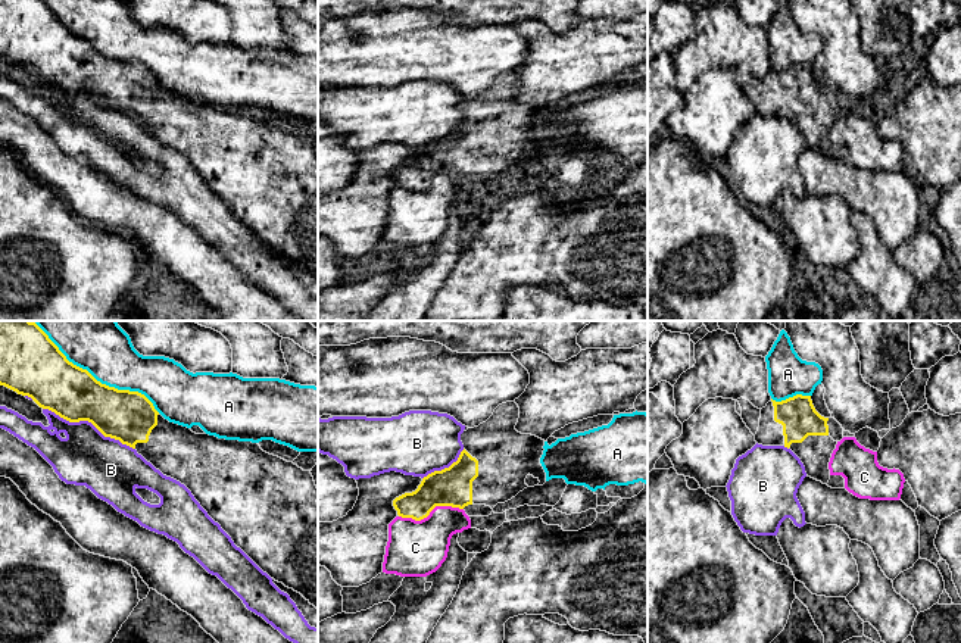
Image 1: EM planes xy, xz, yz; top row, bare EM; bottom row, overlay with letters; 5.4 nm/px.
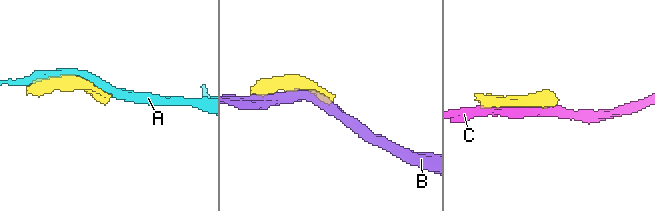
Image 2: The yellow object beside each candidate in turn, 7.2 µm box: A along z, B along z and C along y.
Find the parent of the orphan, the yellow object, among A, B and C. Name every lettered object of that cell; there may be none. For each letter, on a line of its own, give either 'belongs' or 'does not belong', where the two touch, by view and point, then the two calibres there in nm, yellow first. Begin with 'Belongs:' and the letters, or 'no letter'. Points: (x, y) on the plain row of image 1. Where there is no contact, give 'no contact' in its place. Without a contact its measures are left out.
Belongs: no letter
A: does not belong; meets yellow in xy at (99, 52); 300 nm thick on the yellow side, 280 nm on the other
B: does not belong; meets yellow in xy at (89, 91); 280 nm thick on the yellow side, 300 nm on the other
C: does not belong; meets yellow in xz at (430, 181); 220 nm thick on the yellow side, 300 nm on the other

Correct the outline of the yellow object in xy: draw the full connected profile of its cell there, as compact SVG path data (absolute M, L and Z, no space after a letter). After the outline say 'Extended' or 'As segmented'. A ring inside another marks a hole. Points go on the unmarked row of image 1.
M0 0L0 56L31 68L40 78L69 93L88 91L104 107L135 119L163 146L184 154L208 185L263 243L300 263L318 280L318 157L311 141L263 122L258 113L196 104L169 93L144 65L102 54L87 40L69 32L43 0Z. Extended

